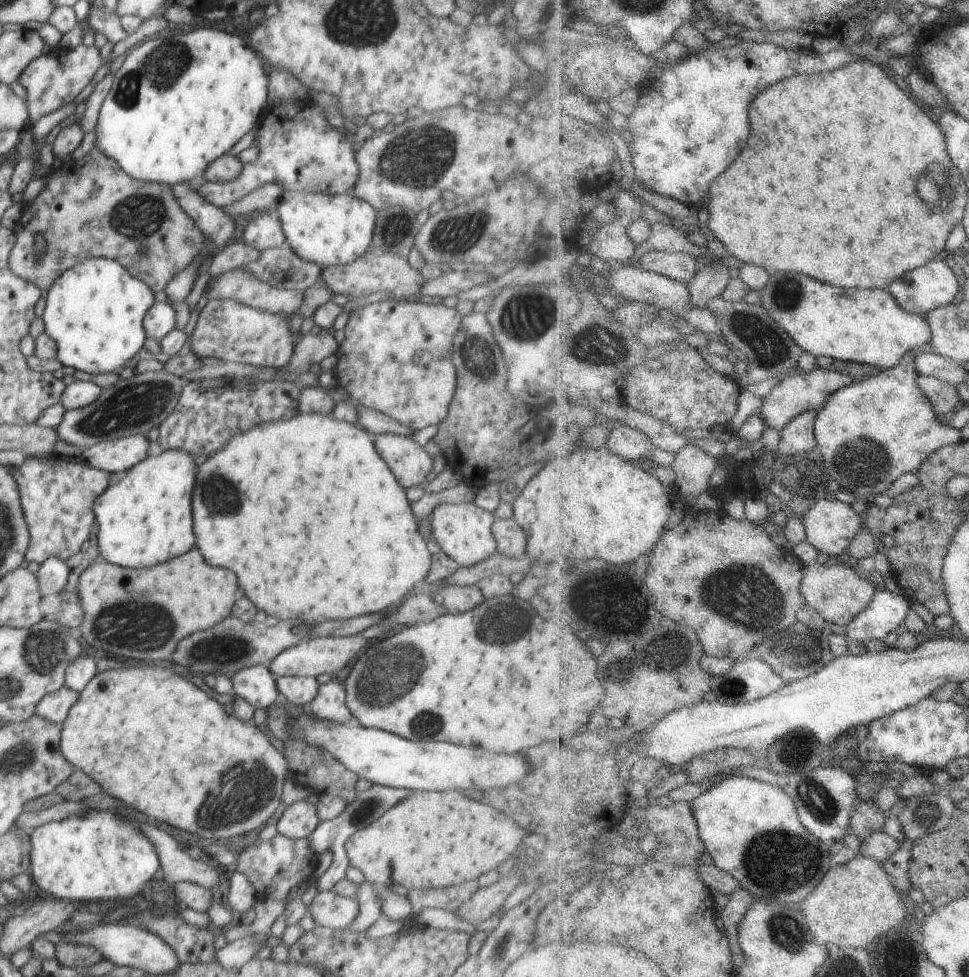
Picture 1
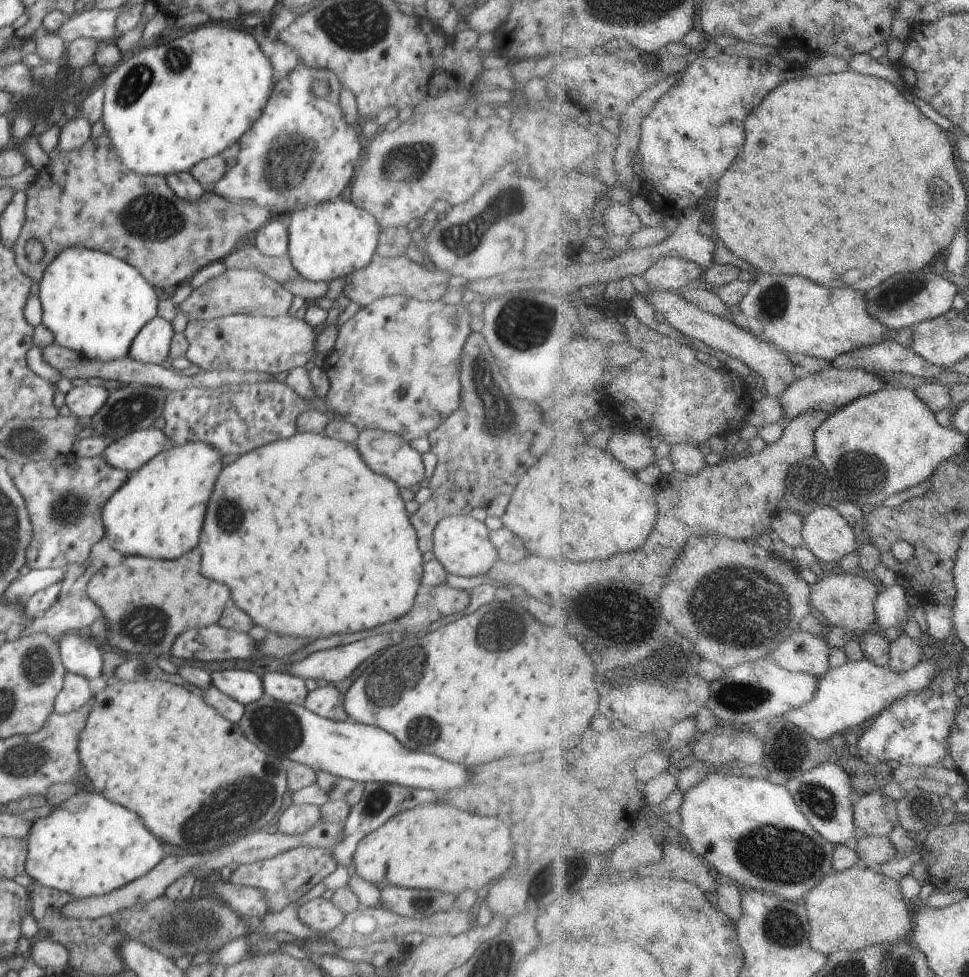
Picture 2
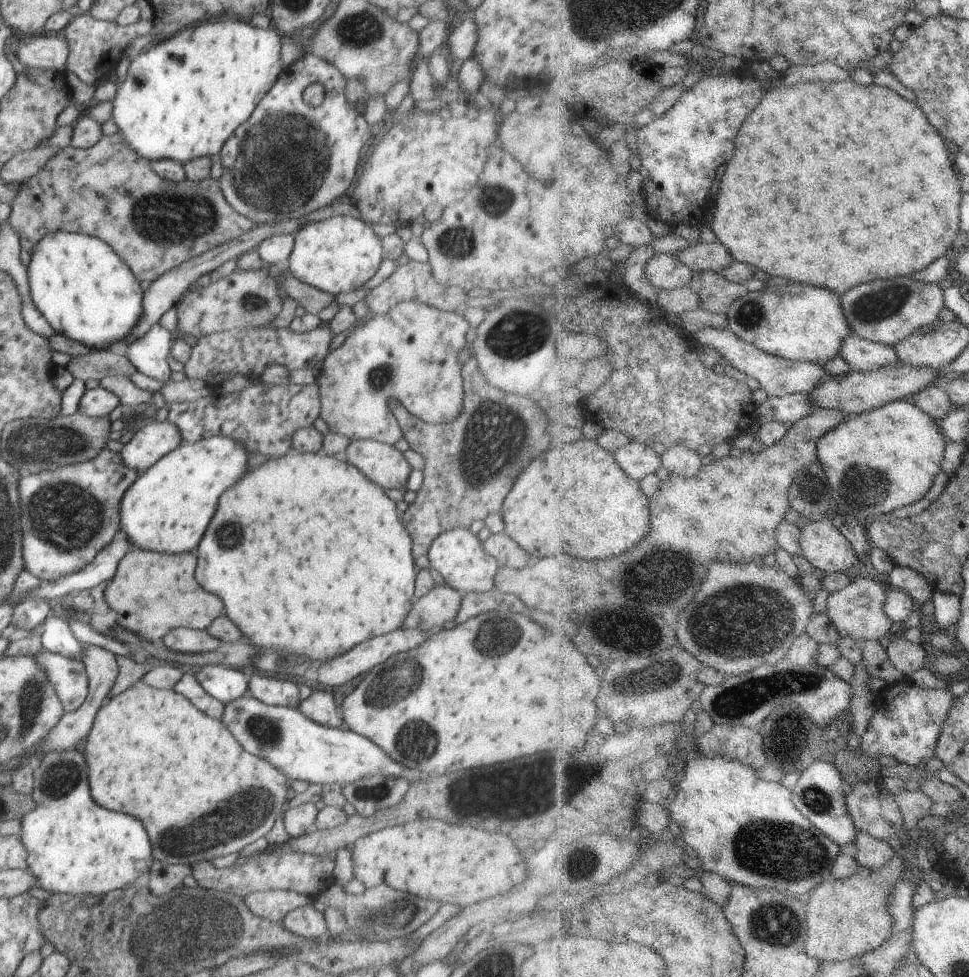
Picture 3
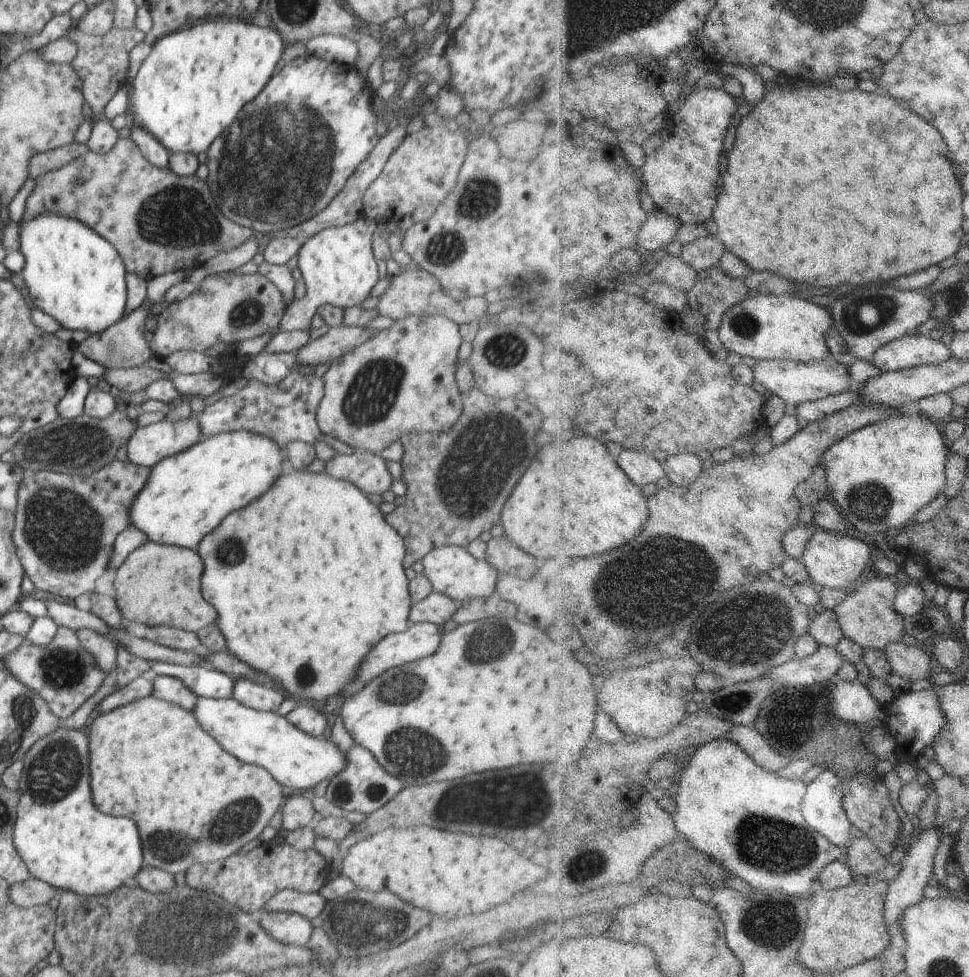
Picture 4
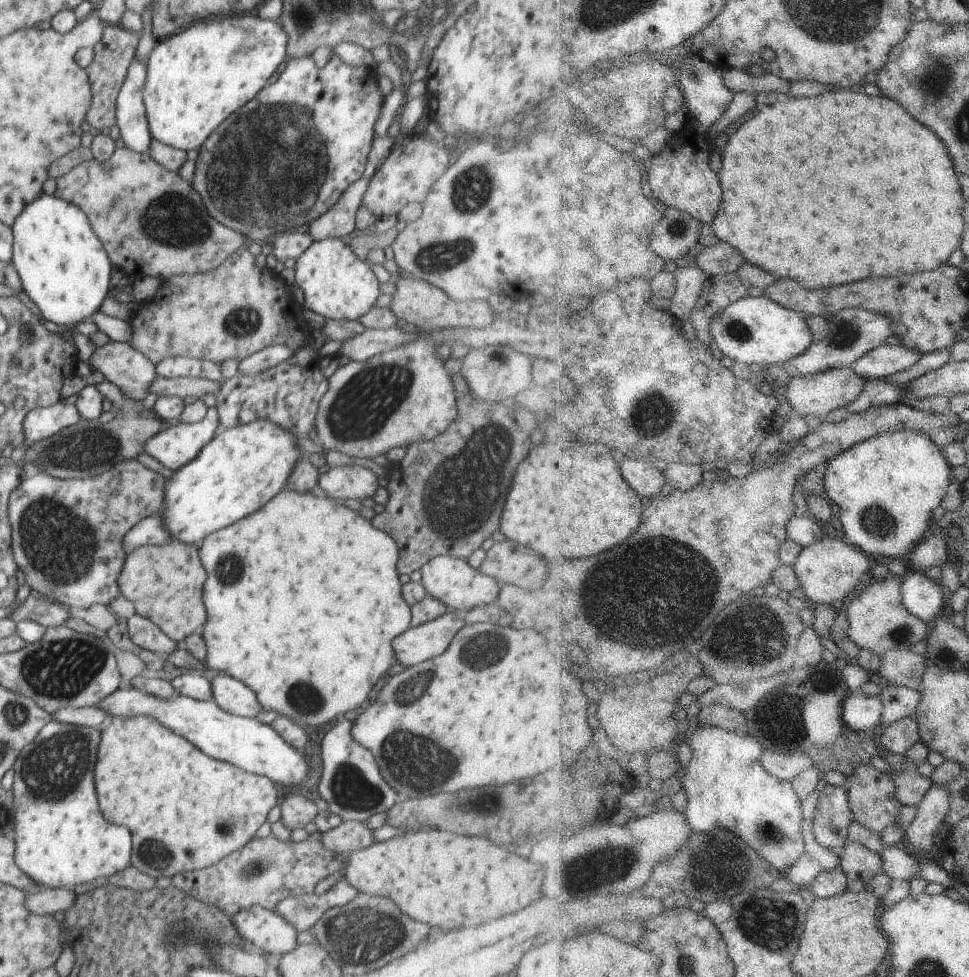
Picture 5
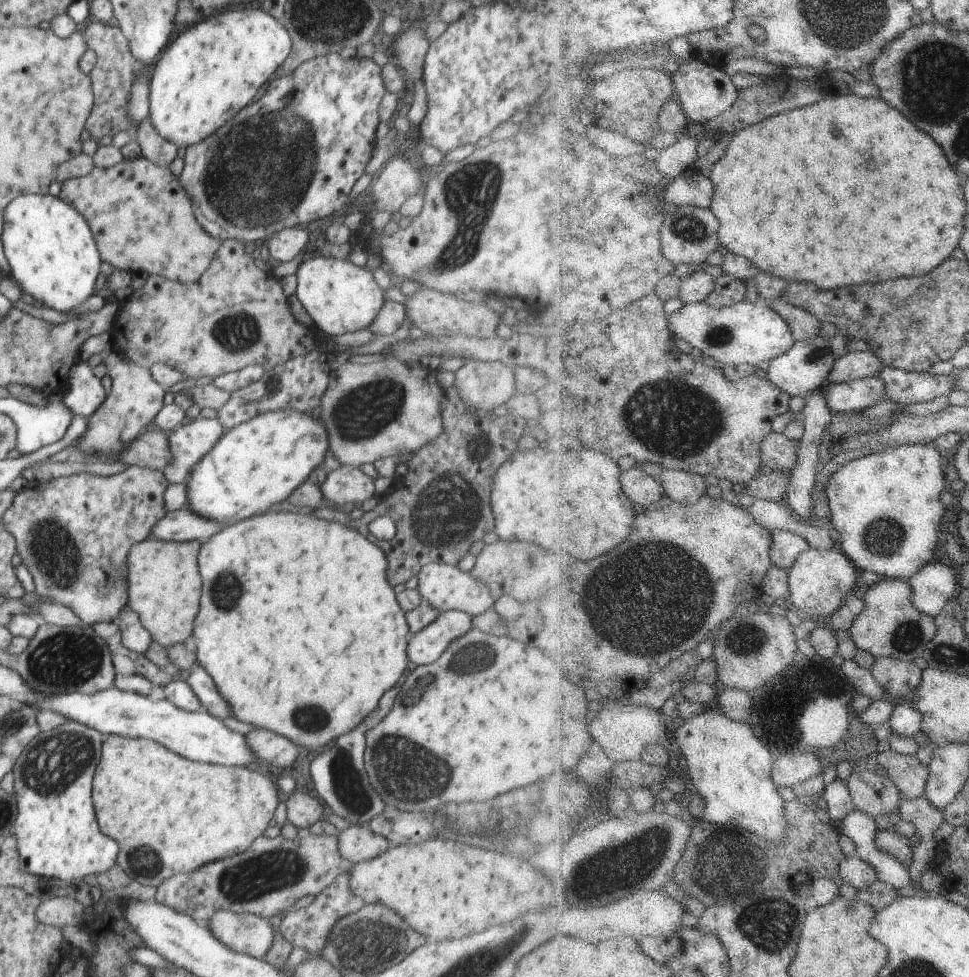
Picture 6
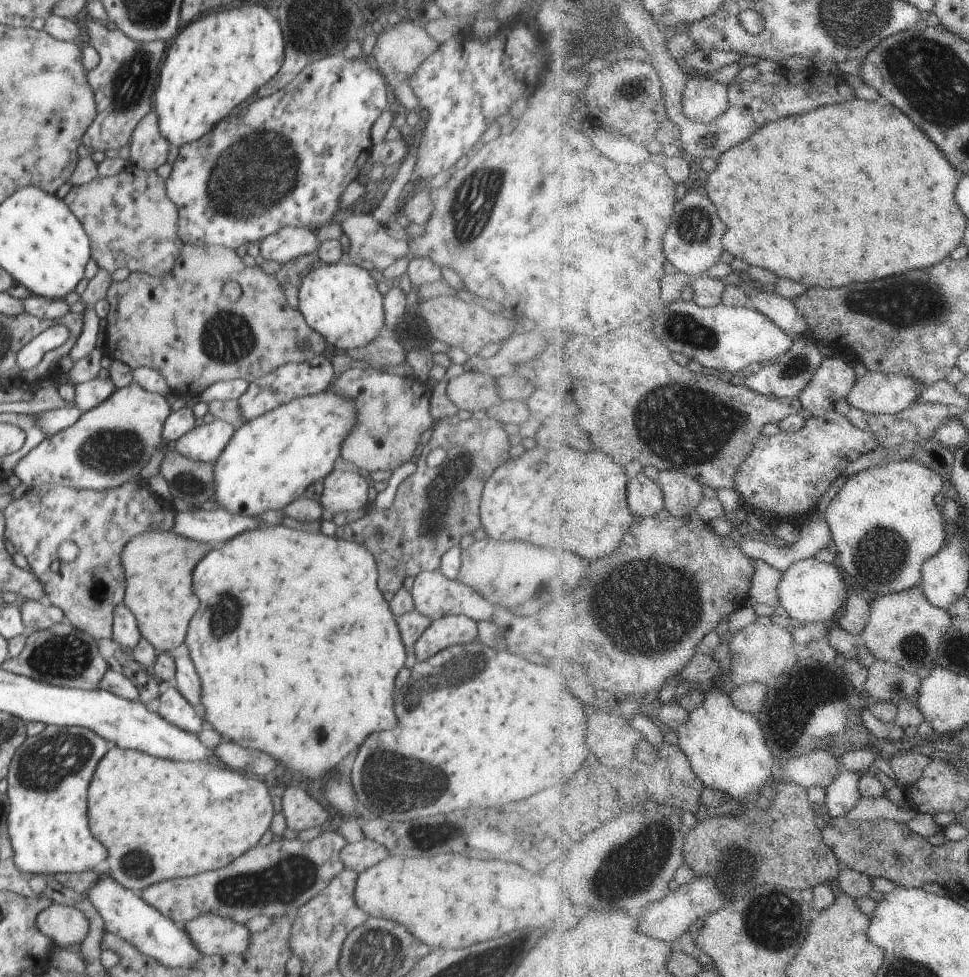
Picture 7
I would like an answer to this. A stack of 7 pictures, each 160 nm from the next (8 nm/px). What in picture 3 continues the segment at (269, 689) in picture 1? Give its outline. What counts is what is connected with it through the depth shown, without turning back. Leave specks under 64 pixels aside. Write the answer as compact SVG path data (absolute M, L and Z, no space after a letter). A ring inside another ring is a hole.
M202 665L194 673L200 686L216 700L226 704L248 694L249 673L222 665Z

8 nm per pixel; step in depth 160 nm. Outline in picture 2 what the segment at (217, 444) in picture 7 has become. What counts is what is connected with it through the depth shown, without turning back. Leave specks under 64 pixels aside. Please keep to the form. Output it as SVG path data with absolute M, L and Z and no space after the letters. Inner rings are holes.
M152 426L116 439L102 456L114 468L124 469L128 474L133 474L169 446L170 440L165 432Z

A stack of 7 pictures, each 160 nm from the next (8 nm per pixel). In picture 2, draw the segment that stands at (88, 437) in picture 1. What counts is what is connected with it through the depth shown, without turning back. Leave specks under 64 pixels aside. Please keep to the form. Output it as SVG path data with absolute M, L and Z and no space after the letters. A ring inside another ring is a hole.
M129 384L110 391L105 405L92 417L93 435L111 436L114 440L132 434L135 430L152 427L155 420L163 414L165 398L169 390L146 385Z

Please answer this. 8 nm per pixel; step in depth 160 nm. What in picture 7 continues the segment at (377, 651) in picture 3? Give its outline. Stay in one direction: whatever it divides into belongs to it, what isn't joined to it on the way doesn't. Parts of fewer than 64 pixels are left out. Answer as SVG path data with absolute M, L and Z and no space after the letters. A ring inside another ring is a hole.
M446 615L432 621L413 646L418 661L428 660L455 644L477 641L477 622L464 615Z

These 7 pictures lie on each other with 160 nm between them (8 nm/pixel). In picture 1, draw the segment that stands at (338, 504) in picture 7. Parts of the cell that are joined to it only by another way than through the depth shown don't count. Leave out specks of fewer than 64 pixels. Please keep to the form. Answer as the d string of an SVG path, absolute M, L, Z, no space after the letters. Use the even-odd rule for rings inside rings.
M396 433L379 434L375 436L373 443L403 489L424 485L426 476L432 470L434 457L423 446L408 435Z

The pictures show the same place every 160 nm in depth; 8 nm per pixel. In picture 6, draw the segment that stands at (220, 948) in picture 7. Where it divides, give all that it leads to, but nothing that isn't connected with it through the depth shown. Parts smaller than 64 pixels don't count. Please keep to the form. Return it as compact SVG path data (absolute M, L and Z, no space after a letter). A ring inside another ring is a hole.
M218 911L204 924L230 950L259 959L273 945L277 932L268 919L253 913Z

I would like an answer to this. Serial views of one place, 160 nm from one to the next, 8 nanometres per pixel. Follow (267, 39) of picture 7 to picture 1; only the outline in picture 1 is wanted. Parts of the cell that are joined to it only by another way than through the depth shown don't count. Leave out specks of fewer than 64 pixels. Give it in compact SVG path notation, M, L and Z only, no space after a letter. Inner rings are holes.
M198 28L188 34L176 34L172 38L156 38L156 40L144 41L135 45L128 53L122 66L113 74L110 90L102 103L96 125L96 146L100 152L106 154L112 160L118 162L119 168L132 178L144 182L166 183L177 185L178 183L201 183L206 167L218 160L221 156L230 152L230 149L250 131L256 130L262 112L269 102L269 78L264 71L261 56L241 36L229 32L210 28Z

